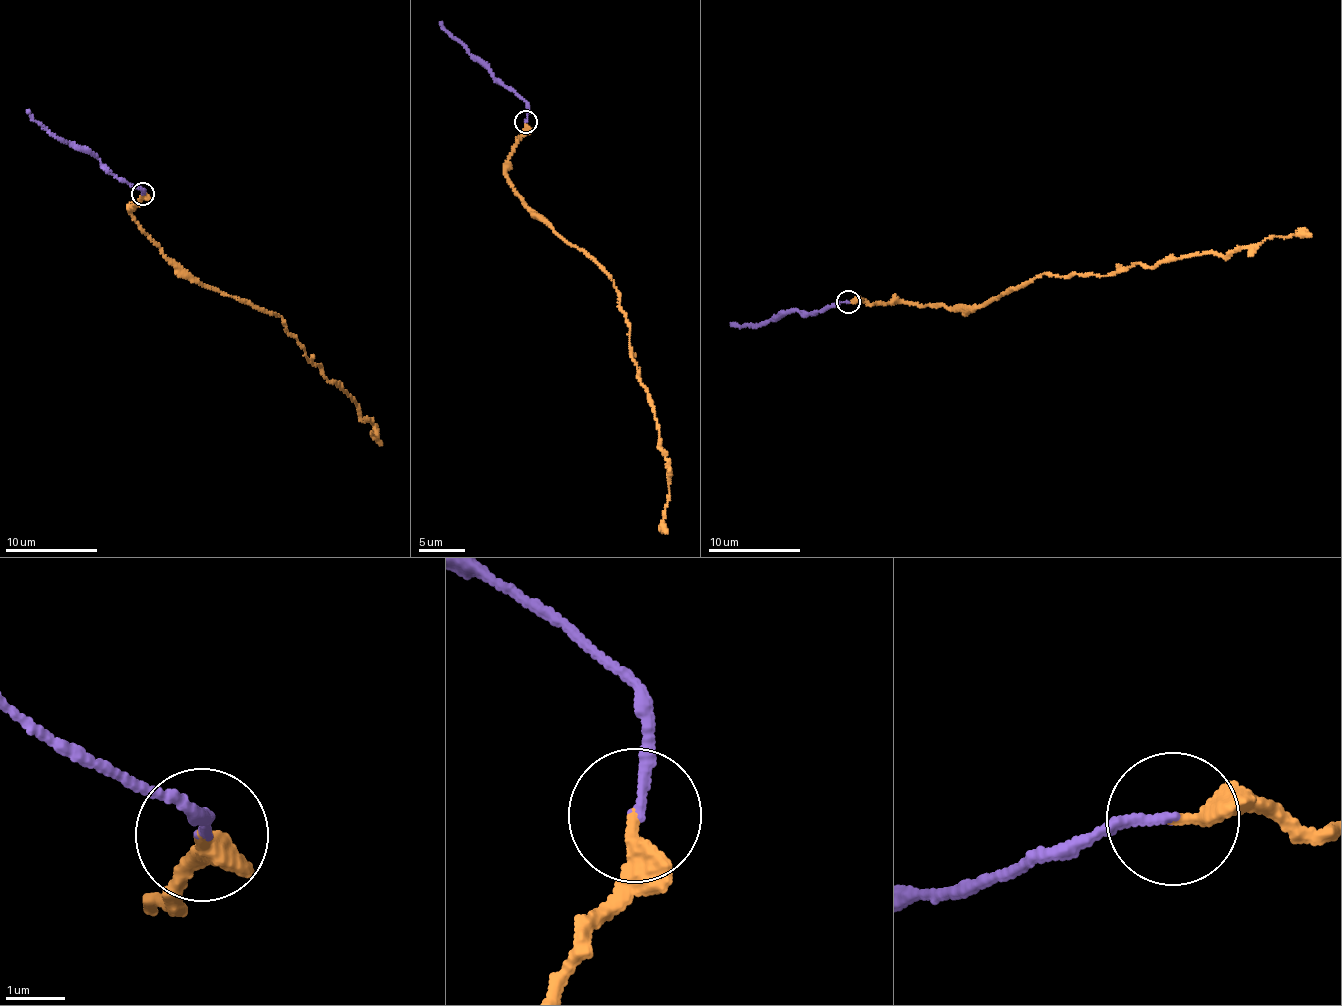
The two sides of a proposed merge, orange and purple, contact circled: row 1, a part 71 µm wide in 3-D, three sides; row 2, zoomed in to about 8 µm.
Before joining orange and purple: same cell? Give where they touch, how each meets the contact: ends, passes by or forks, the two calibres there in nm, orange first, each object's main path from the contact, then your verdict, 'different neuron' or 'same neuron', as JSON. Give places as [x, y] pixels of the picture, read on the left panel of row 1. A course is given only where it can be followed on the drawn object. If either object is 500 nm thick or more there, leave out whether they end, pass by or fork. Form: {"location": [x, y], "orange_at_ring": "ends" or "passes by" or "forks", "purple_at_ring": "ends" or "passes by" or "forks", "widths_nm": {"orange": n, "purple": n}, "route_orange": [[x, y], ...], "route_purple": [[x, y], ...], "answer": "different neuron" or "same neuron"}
{"location": [143, 193], "orange_at_ring": "ends", "purple_at_ring": "ends", "widths_nm": {"orange": 300, "purple": 160}, "route_orange": [[142, 194], [131, 207], [136, 223], [188, 279], [279, 316], [308, 362], [376, 425], [381, 445]], "route_purple": [[142, 194], [141, 189], [119, 180], [93, 154], [52, 135], [27, 110]], "answer": "different neuron"}

